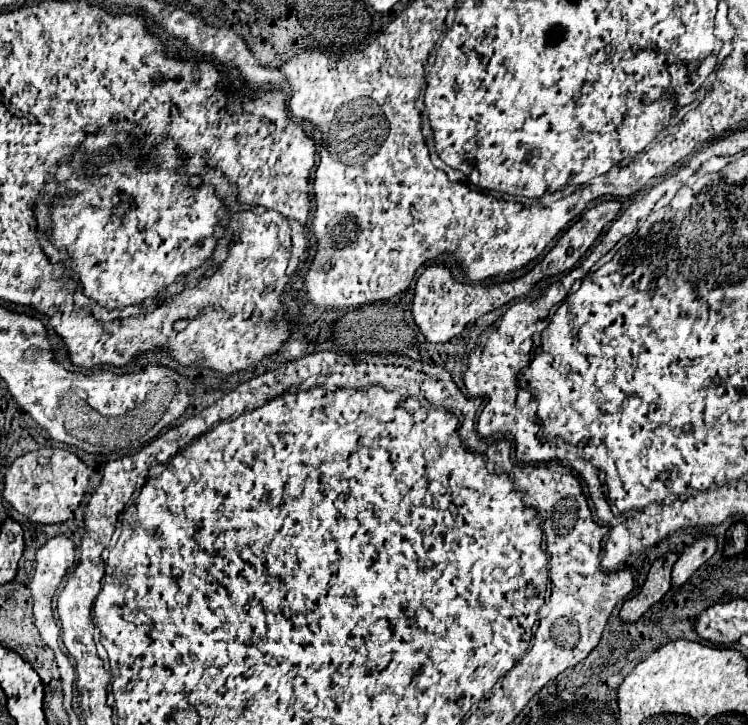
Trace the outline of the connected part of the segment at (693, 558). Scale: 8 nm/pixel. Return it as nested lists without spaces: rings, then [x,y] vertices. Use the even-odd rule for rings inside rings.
[[[701,536],[697,542],[687,546],[673,566],[673,586],[685,584],[689,576],[715,554],[715,550],[717,550],[715,536]]]

